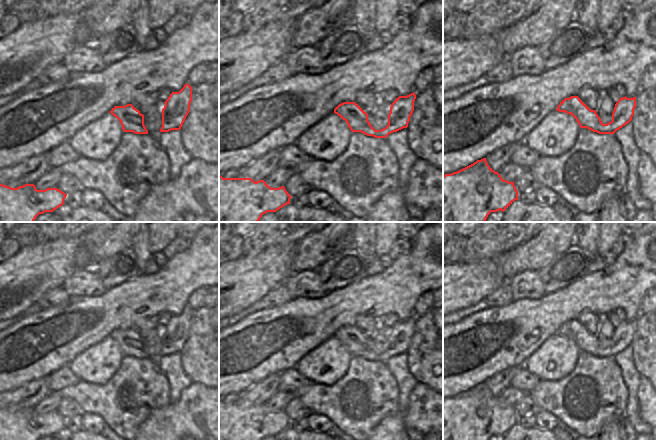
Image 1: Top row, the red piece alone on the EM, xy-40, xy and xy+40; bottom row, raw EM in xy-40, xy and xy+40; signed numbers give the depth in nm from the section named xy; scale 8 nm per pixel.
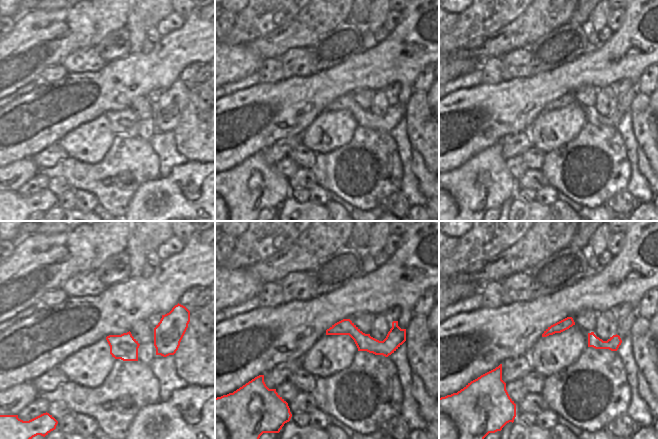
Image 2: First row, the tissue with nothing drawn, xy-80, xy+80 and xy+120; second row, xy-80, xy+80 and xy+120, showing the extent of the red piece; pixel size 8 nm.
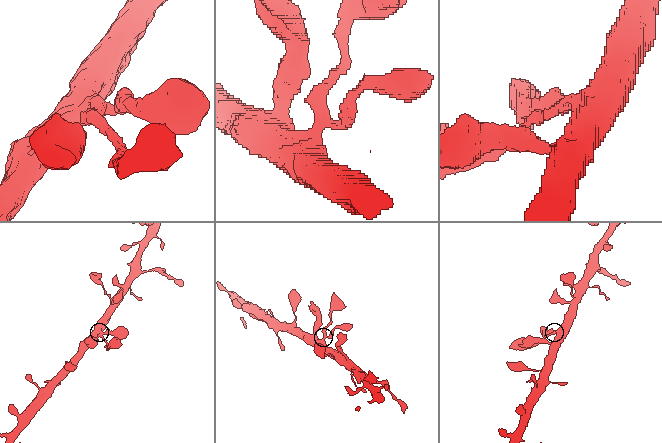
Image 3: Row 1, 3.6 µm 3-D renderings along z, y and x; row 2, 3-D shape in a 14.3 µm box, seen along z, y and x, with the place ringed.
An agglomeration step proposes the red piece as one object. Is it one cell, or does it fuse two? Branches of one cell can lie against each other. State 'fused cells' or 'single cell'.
single cell

